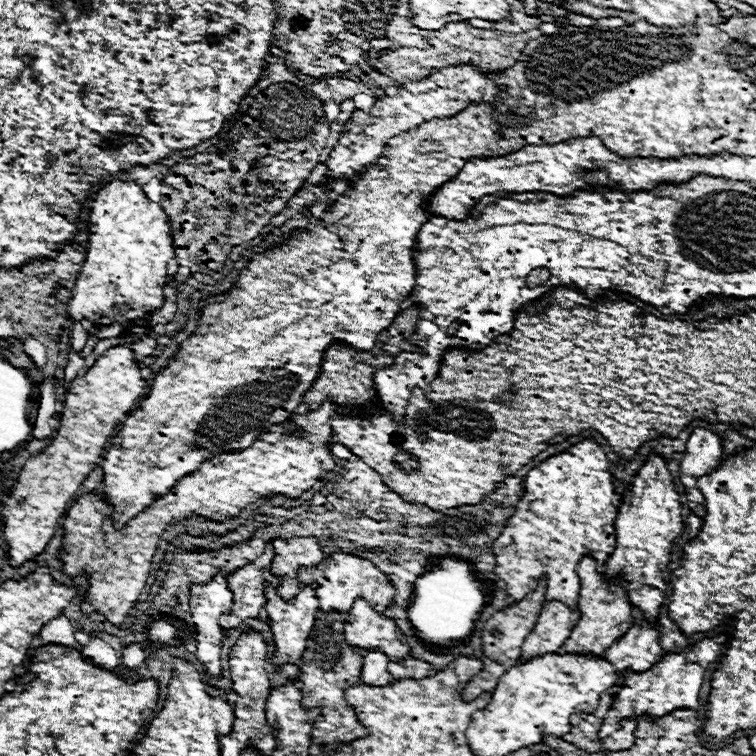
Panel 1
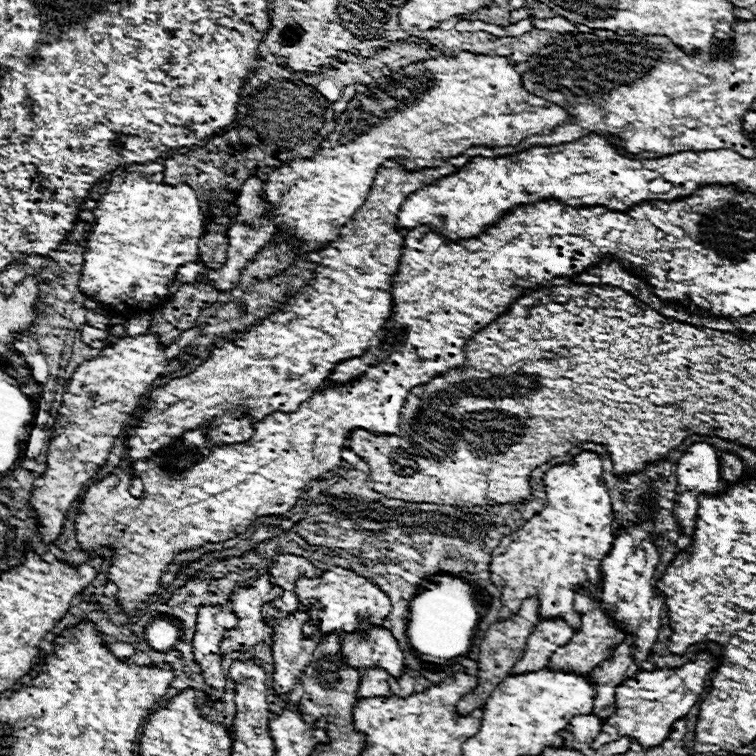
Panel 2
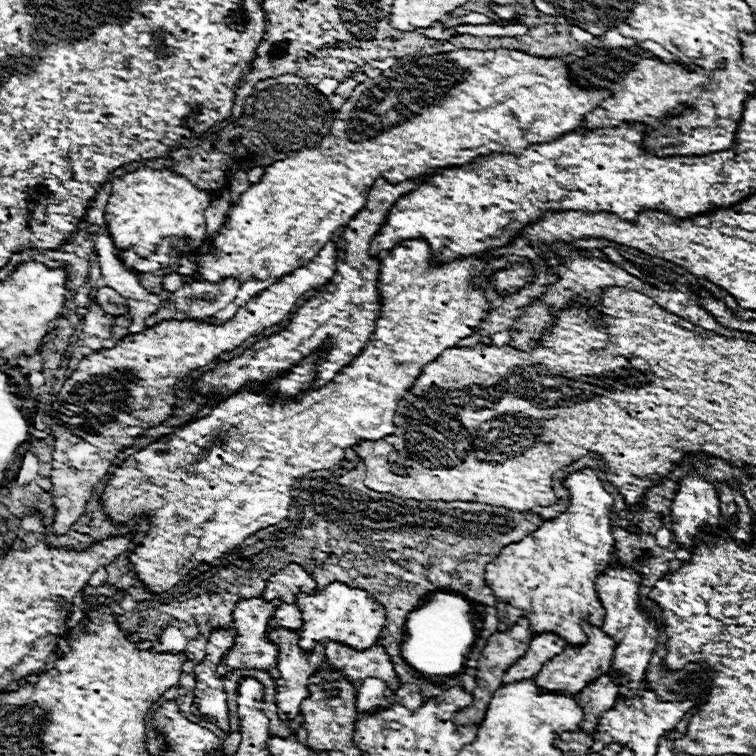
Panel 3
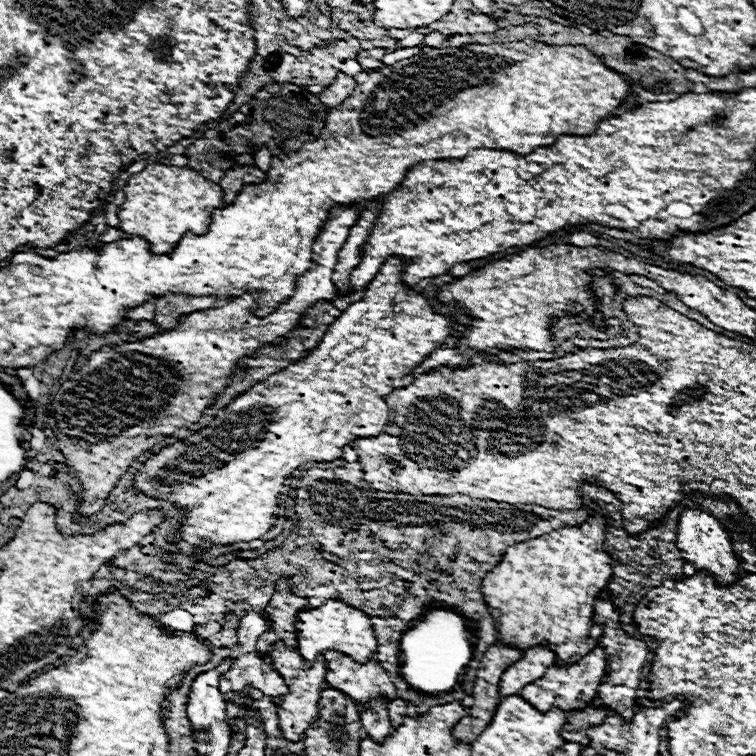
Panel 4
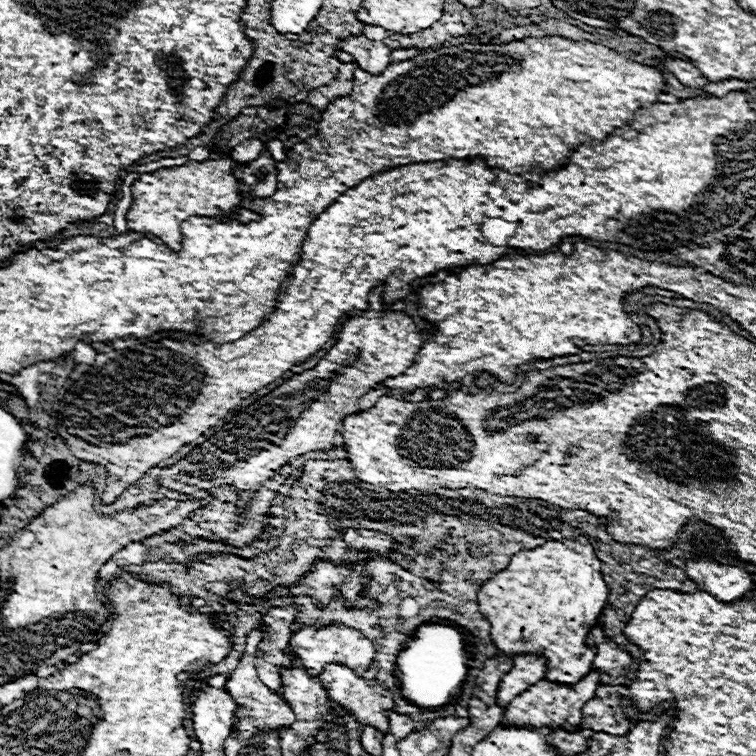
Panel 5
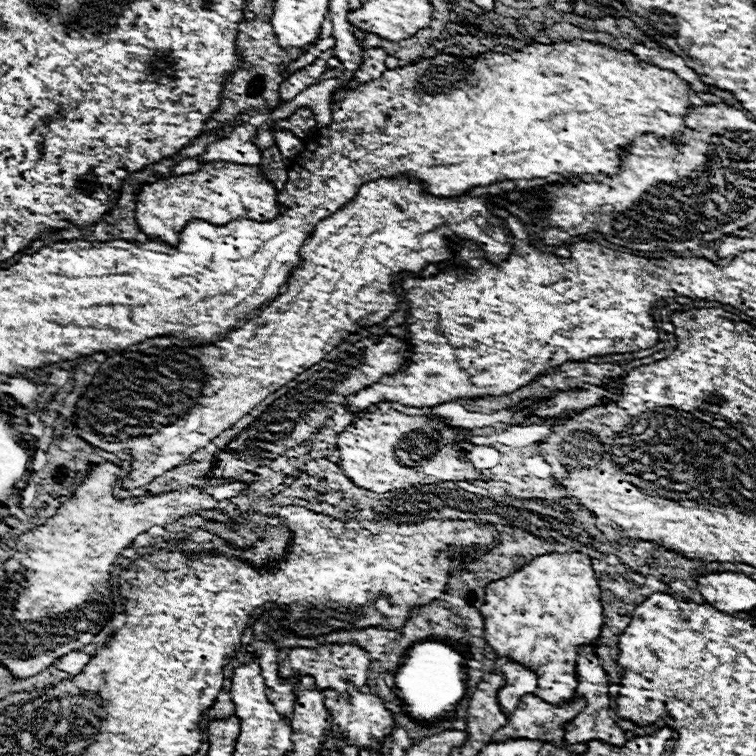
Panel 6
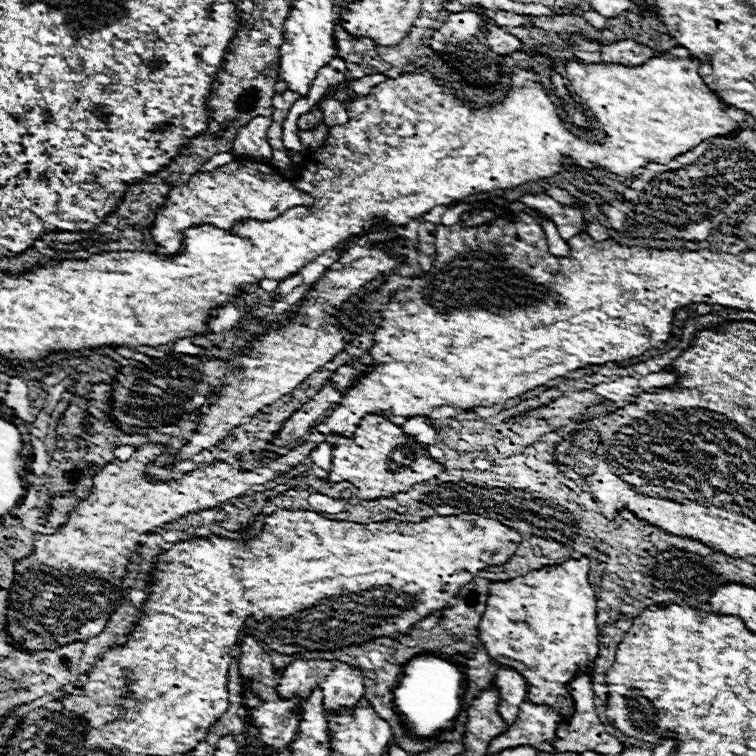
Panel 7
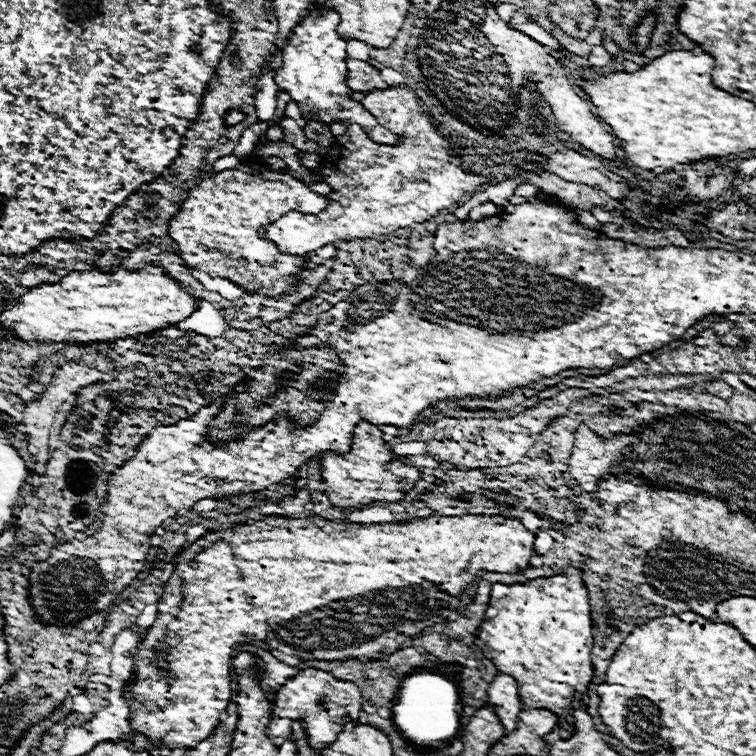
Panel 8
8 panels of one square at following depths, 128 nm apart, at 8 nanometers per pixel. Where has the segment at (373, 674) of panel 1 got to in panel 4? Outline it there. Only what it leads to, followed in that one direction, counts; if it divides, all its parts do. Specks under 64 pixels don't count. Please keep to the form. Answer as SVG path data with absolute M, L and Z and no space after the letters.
M370 700L370 708L360 710L360 722L364 732L372 738L382 742L390 732L392 732L392 724L390 724L390 716L388 716L388 708L386 708L386 700Z

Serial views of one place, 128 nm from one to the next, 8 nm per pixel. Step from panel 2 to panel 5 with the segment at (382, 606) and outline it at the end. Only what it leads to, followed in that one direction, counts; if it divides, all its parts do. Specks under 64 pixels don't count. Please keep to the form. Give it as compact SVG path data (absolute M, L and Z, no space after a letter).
M328 624L324 628L314 628L314 626L304 626L300 630L296 630L290 638L290 652L296 654L296 658L302 662L302 666L312 674L318 676L324 672L324 664L326 662L338 662L338 664L346 664L348 668L354 668L354 672L358 672L358 676L362 676L370 662L374 660L374 644L356 628L346 628L346 626L336 626L336 624Z

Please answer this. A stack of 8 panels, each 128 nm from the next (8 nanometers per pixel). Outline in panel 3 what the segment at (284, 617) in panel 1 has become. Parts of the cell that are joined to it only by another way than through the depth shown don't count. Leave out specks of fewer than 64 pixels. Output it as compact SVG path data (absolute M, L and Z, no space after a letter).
M274 628L268 632L268 638L278 646L278 660L276 660L276 668L280 672L280 678L276 680L276 706L278 706L278 716L282 720L294 720L294 716L300 710L300 702L308 696L308 688L306 688L306 680L308 676L318 670L318 664L322 664L324 658L324 644L316 644L314 650L304 652L298 646L298 634L288 630L288 628Z

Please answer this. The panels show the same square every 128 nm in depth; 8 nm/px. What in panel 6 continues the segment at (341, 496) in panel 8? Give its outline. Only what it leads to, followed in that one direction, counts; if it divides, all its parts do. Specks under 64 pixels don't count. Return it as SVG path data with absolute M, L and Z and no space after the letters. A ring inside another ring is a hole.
M390 408L386 414L366 412L362 418L352 422L344 428L344 432L338 434L336 446L340 450L340 466L344 474L356 486L372 490L376 494L416 484L484 480L482 470L474 468L468 460L472 442L462 436L460 428L446 426L442 418L430 418L426 414L410 416L396 408ZM398 452L402 452L404 458L400 458Z

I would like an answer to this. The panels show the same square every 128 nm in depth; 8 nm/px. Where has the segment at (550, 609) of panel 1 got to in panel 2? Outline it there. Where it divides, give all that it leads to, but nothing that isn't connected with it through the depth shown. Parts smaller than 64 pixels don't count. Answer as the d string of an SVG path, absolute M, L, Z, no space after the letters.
M562 618L540 620L534 632L530 634L522 660L512 668L512 674L524 674L524 672L534 672L544 668L550 656L560 646L568 644L572 636L574 636L574 630Z

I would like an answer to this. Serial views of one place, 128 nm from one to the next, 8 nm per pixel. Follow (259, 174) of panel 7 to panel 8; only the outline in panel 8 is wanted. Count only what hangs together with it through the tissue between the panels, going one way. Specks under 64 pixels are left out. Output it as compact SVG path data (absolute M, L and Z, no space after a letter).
M259 160L251 164L241 163L232 170L214 172L200 180L188 192L188 198L180 204L180 210L168 222L168 234L178 244L178 254L188 266L234 280L248 288L248 292L262 292L266 296L278 296L290 290L298 282L298 274L304 270L306 258L294 258L280 254L278 248L258 236L258 228L272 224L290 210L302 214L318 214L326 208L326 196L312 192L304 182L290 174L280 174L280 180L268 180L274 174Z

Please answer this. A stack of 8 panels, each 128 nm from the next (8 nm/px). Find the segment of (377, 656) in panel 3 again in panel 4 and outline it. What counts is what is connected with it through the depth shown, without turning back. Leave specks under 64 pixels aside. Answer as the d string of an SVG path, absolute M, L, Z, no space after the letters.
M326 650L326 682L332 688L346 692L356 704L364 704L368 698L384 696L386 700L396 698L396 686L376 658L366 664L340 654L336 650Z

